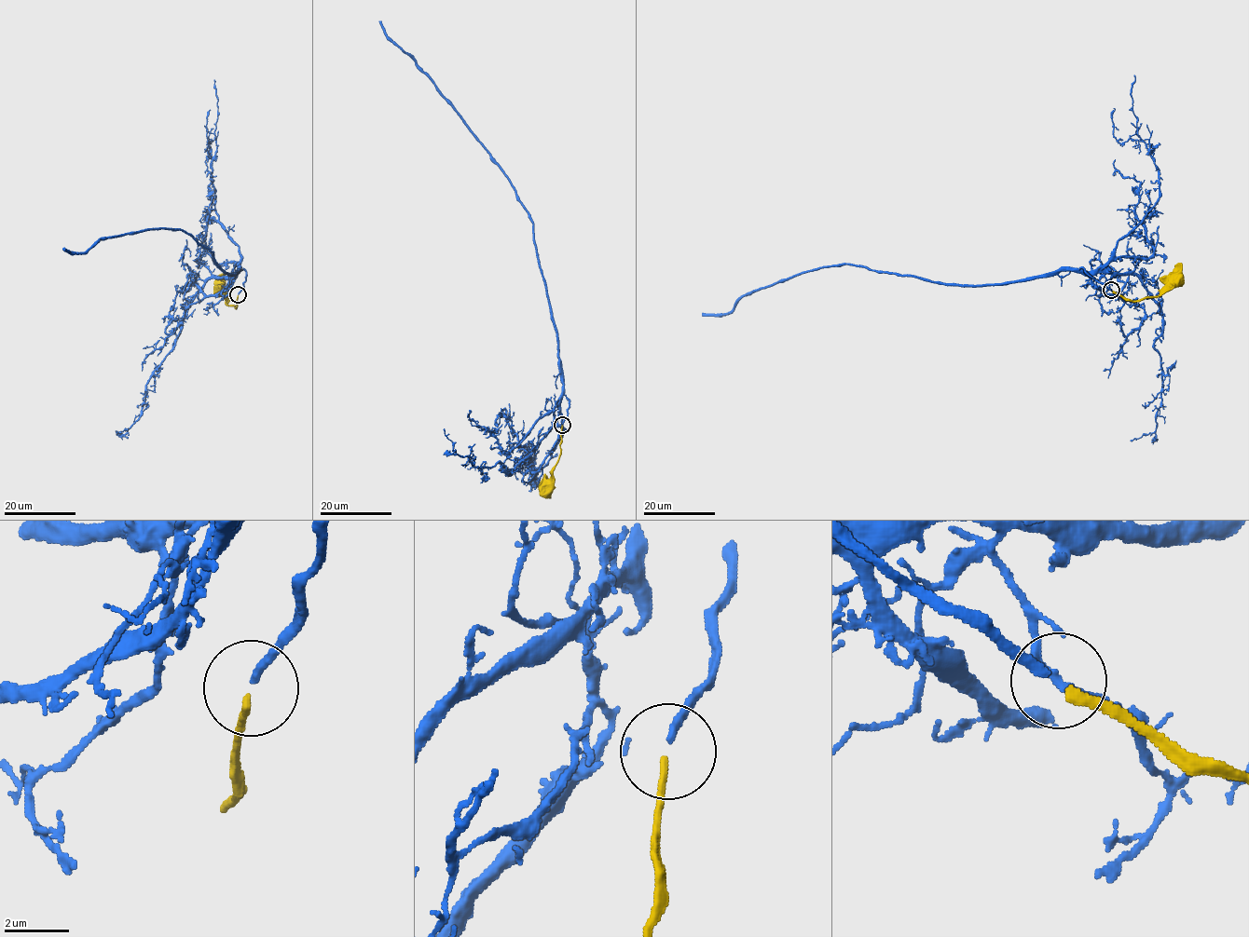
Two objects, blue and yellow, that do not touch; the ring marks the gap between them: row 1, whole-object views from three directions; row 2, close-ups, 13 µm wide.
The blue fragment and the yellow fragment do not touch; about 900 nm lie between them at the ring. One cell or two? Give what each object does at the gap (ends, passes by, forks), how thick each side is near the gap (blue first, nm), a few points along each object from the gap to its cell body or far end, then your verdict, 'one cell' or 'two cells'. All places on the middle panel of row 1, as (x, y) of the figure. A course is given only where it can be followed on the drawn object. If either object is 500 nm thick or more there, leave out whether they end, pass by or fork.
blue ends | yellow ends | 260/300 nm | blue via (562, 424), (569, 400), (532, 219), (510, 180), (461, 115), (378, 21) | yellow via (562, 425), (560, 454), (553, 470), (551, 490), (547, 494), (544, 491) | one cell

